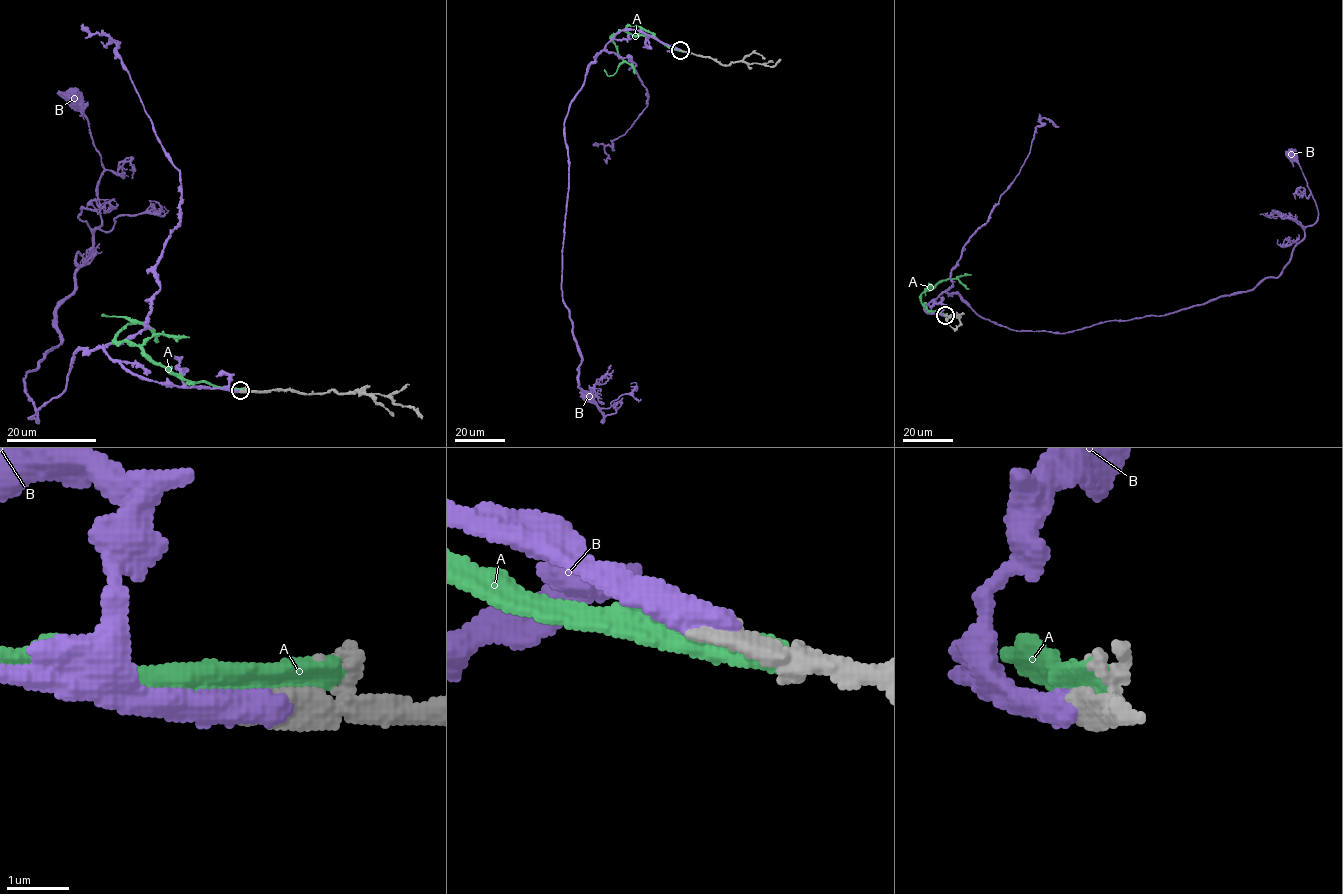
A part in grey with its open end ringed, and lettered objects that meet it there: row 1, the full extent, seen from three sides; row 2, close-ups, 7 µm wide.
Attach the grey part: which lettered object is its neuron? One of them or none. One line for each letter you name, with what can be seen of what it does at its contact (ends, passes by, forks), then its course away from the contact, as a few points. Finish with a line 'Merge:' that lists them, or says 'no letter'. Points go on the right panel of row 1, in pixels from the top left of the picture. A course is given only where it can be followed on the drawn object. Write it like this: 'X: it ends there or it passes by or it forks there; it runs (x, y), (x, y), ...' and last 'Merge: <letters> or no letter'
B: it ends there; it runs (945, 316), (925, 307), (957, 293), (998, 325), (1065, 333), (1253, 289), (1281, 273), (1318, 214), (1291, 155)
Merge: B

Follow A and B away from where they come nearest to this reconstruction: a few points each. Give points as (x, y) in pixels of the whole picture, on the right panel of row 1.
A: (946, 315), (929, 311), (921, 303), (921, 295), (944, 280), (970, 275), (964, 273)
B: (945, 316), (925, 307), (957, 293), (998, 325), (1065, 333), (1253, 289), (1281, 273), (1318, 214), (1291, 155)

